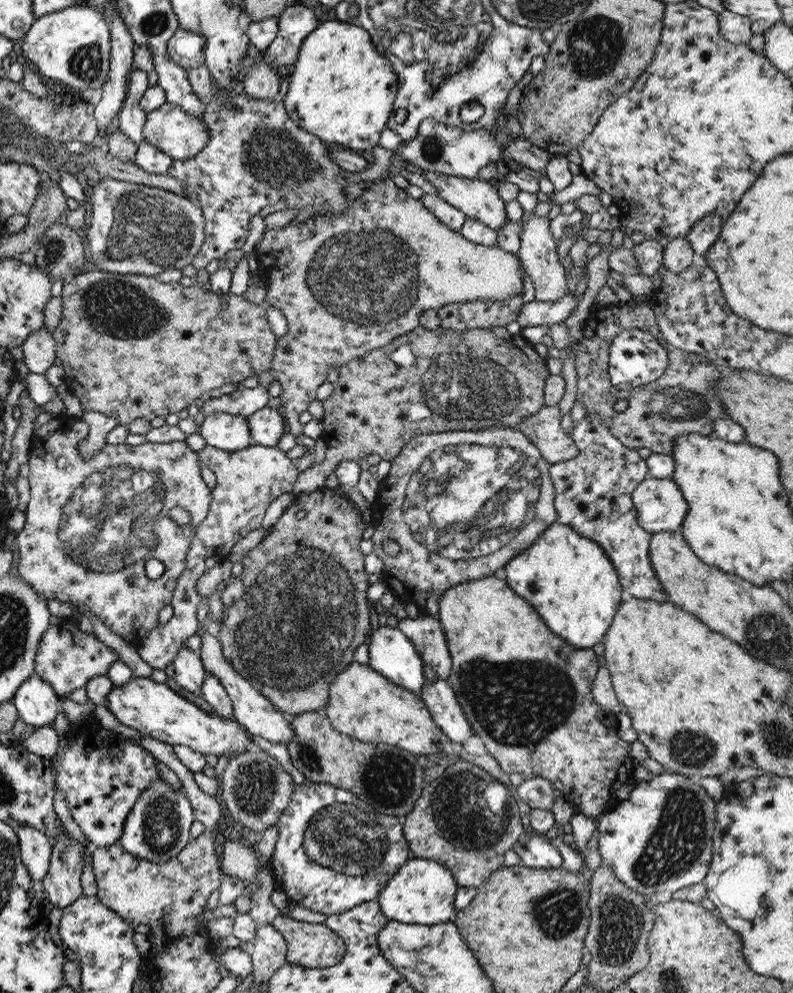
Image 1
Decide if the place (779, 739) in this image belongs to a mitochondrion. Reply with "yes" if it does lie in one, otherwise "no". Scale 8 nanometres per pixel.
yes

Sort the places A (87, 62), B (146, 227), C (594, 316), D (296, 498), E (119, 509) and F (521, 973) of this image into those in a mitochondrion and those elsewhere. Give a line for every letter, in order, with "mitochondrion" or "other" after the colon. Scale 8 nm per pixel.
A: mitochondrion
B: mitochondrion
C: other
D: other
E: mitochondrion
F: other

